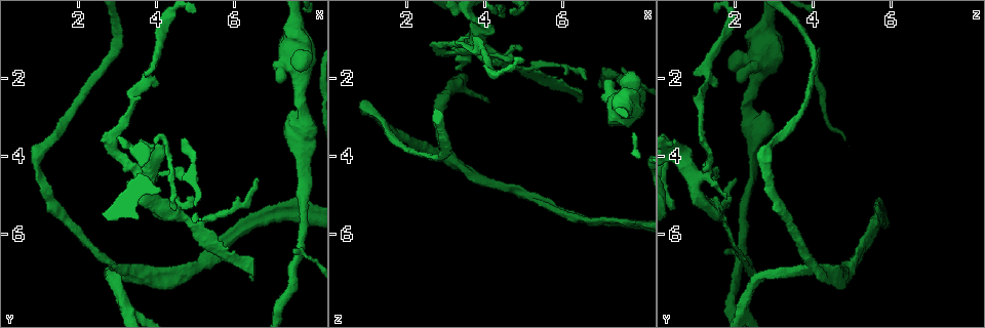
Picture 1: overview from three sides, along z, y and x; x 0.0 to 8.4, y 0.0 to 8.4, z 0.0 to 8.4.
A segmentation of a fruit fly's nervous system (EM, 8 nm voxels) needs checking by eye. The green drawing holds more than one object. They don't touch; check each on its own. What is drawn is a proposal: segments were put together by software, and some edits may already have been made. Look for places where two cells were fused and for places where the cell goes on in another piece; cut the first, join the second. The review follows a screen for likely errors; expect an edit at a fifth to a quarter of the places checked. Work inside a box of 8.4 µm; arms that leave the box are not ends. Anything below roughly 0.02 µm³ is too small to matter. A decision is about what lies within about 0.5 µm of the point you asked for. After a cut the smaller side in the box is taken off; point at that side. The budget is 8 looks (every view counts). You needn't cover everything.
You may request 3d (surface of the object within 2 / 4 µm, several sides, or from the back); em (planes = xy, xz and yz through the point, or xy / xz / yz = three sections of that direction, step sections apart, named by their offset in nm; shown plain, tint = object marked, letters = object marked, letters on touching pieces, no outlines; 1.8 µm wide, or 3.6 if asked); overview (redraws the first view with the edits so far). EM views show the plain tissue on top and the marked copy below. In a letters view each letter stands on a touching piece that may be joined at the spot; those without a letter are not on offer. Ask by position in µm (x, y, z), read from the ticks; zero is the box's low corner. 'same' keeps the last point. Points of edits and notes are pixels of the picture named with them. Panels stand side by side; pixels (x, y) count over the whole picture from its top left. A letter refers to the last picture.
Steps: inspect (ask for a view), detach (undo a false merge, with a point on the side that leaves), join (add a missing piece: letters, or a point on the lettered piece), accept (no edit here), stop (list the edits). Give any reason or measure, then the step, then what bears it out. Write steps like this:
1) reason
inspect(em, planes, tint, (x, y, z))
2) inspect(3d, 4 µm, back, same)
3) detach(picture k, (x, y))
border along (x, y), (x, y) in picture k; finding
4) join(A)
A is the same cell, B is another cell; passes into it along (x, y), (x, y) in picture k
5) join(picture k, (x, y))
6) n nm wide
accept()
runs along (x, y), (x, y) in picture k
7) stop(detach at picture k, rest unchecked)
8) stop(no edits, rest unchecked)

thick turns thin
inspect(3d, 4 µm, (3.85, 4.55, 0.95))

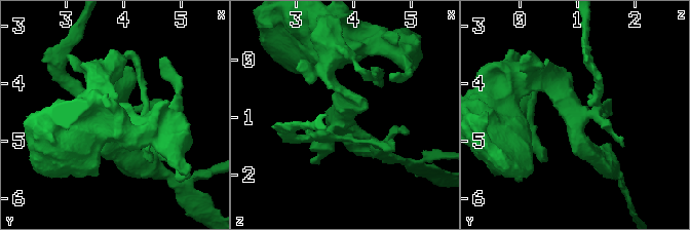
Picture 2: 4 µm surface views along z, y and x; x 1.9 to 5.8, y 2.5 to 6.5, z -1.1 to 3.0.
shape alone is not enough
inspect(em, 3.6 µm, planes, letters, (3.85, 4.50, 1.00))

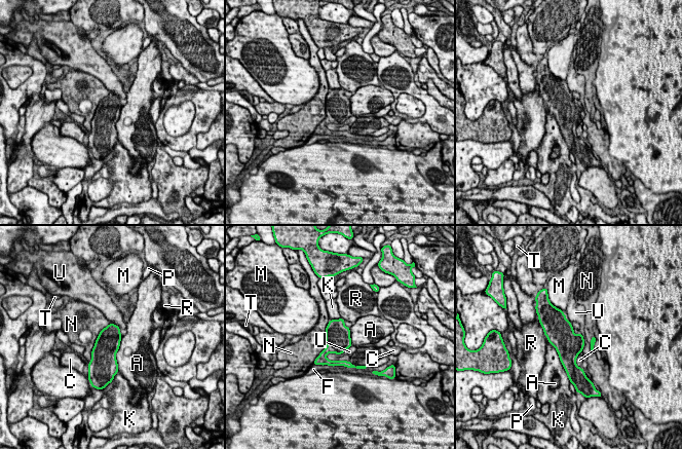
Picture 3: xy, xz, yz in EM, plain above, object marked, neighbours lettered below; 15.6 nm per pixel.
accept()
A, C, F, K, M, N, P, R, T and U are other cells; border along (122, 336), (116, 352), (118, 371) in picture 3; one cell here

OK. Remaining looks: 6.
side arm on a straight run
inspect(3d, 4 µm, (4.90, 5.70, 1.80))

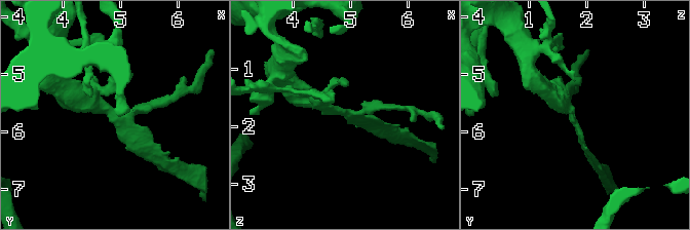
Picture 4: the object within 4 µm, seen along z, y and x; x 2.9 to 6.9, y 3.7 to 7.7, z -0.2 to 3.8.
shape alone is not enough
inspect(em, planes, letters, (4.85, 5.75, 1.75))

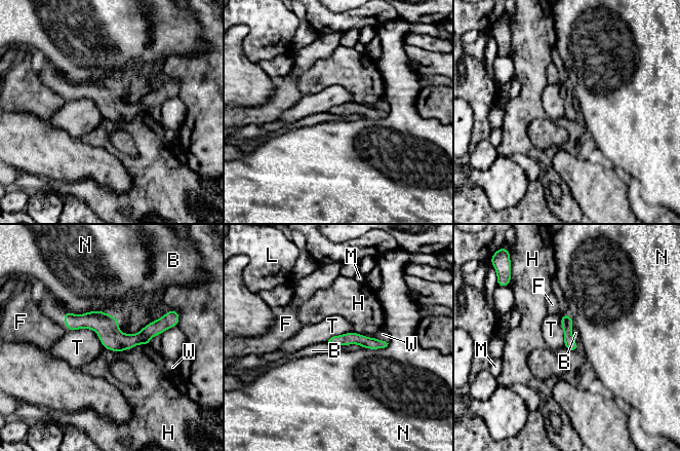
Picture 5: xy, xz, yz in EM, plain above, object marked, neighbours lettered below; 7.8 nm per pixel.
N touches over 360 nm
accept()
B, F, H, L, M, N, T and W are other cells; continuous, no second cell

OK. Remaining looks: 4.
inspect(3d, 4 µm, (7.75, 2.70, 2.30))

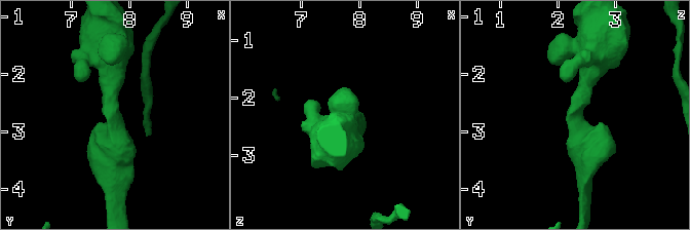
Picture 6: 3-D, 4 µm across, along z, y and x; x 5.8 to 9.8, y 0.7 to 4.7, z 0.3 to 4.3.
arms of 360, 400 nm; need the tissue
inspect(em, planes, tint, (7.75, 2.75, 2.35))

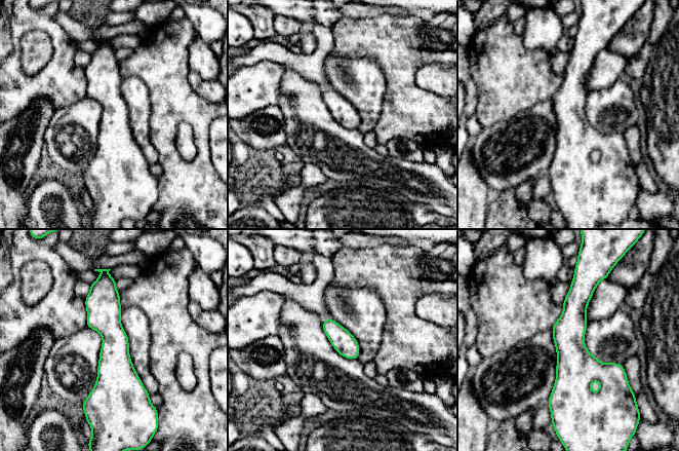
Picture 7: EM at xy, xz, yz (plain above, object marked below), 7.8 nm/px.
see the neighbours
inspect(em, planes, letters, same)

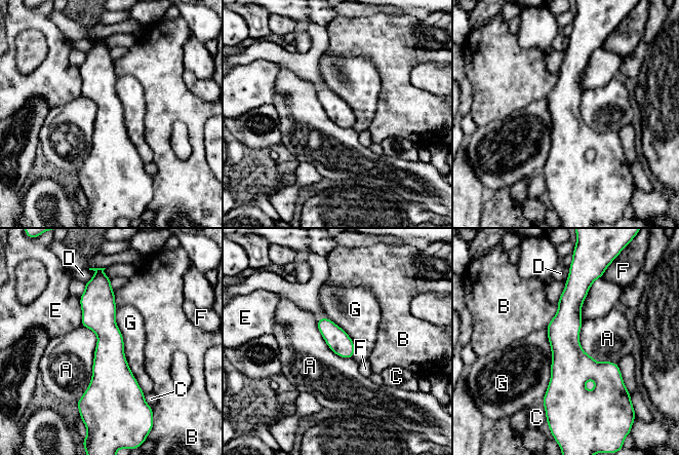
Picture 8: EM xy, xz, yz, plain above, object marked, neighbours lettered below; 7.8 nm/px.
accept()
A, B, C, D, E, F and G are other cells; one cell here

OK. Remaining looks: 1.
stop(no edits, rest unchecked)

